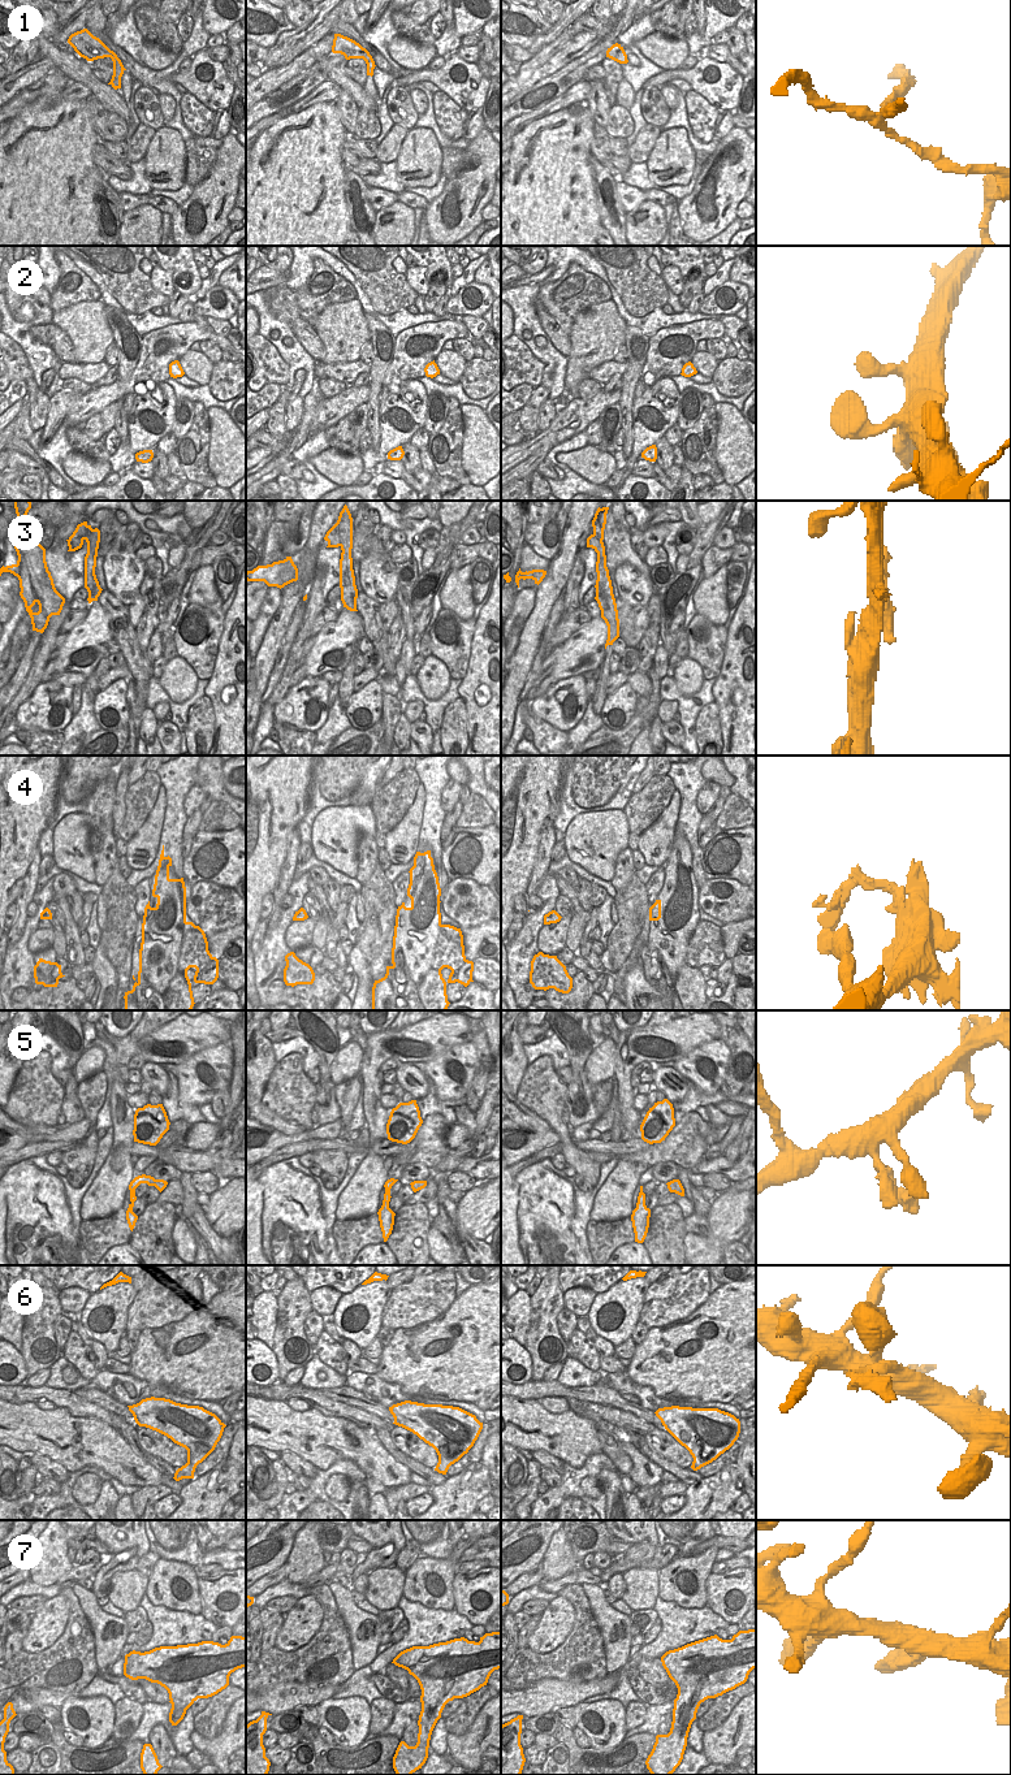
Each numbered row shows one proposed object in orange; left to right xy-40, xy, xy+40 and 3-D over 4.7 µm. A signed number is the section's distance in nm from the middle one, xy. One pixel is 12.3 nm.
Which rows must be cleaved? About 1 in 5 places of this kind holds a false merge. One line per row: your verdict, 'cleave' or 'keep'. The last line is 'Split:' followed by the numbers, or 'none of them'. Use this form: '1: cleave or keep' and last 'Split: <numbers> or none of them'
1: cleave
2: keep
3: keep
4: cleave
5: keep
6: cleave
7: keep
Split: 1, 4, 6

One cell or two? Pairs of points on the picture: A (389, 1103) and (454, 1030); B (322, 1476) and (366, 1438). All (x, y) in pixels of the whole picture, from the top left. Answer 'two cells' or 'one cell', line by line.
A: two cells
B: two cells

